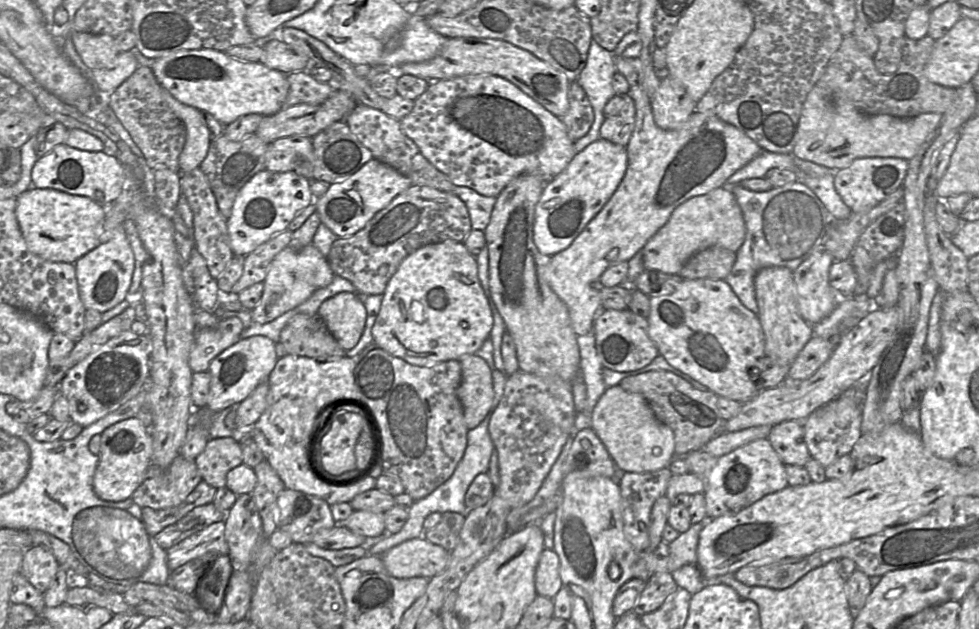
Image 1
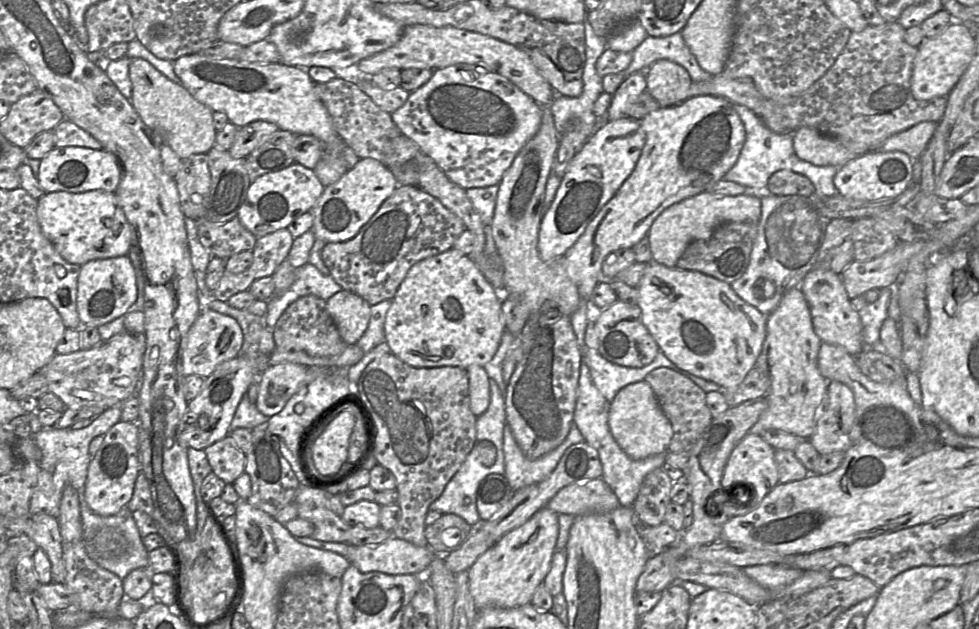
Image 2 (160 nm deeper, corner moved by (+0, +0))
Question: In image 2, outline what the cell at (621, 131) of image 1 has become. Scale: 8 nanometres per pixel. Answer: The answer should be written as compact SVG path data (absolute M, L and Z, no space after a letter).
M637 71L627 75L626 79L612 96L612 102L607 111L607 120L615 121L628 118L630 106L644 92L647 92L646 73Z

